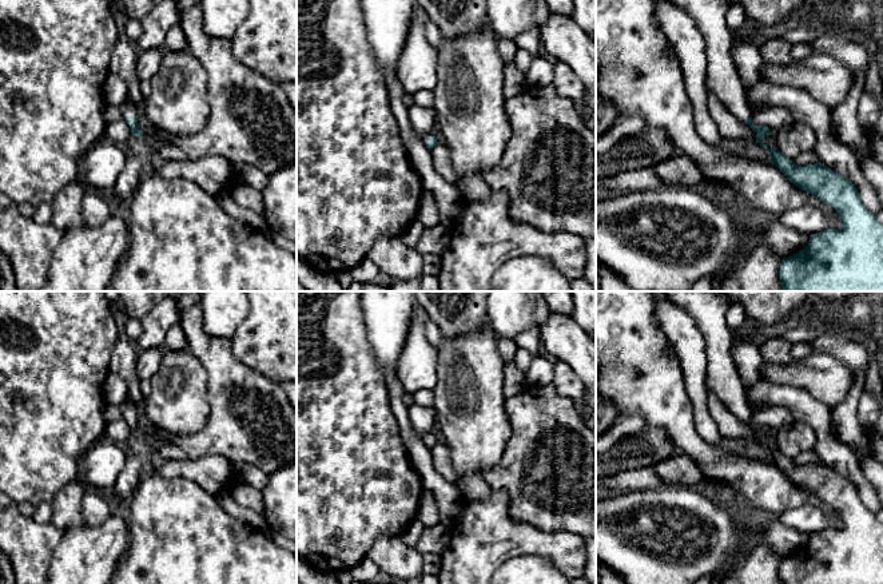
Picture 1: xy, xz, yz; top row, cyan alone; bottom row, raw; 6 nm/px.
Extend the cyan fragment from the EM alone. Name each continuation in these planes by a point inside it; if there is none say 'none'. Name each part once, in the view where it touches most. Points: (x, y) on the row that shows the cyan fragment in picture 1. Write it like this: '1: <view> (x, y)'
1: xy (127, 108)

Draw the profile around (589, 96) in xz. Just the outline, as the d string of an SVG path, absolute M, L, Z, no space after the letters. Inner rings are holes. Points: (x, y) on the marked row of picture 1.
M585 90L584 96L578 102L589 107L590 115L588 118L581 116L581 119L596 134L596 91Z

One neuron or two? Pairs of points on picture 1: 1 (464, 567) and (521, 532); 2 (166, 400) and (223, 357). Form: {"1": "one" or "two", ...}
{"1": "one", "2": "two"}

